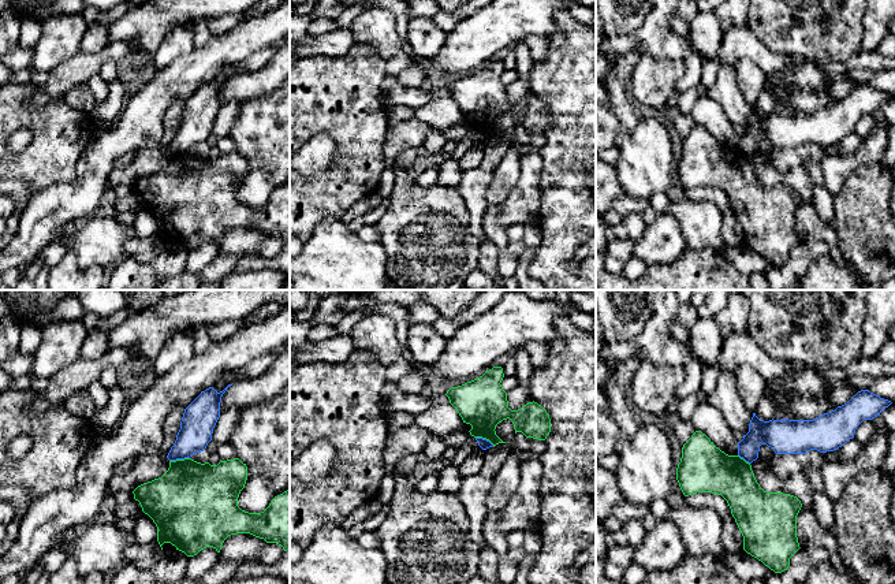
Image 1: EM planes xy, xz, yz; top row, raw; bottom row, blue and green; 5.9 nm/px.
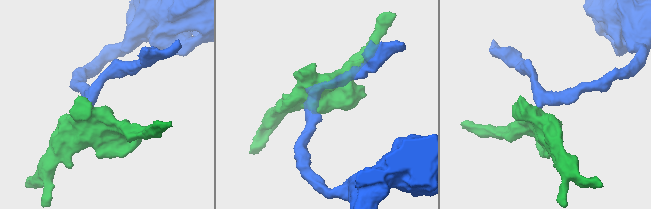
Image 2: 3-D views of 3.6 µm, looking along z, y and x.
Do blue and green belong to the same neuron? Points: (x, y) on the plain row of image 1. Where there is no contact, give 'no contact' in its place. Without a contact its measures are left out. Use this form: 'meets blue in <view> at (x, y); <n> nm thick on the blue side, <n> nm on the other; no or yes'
meets blue in xy at (179, 152); 200 nm thick on the blue side, 440 nm on the other; no

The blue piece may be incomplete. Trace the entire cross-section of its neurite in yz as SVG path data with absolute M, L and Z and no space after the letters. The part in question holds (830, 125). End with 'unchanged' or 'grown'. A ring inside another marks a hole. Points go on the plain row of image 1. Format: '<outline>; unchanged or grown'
M869 83L858 85L847 97L838 100L835 104L824 107L813 114L760 114L756 107L749 118L749 126L738 135L738 149L752 157L758 152L761 138L767 138L776 148L808 148L810 144L820 146L834 145L854 131L857 120L864 114L872 114L888 101L892 96L870 86Z; unchanged

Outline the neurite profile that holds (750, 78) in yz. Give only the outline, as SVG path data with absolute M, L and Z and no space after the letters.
M739 59L734 68L742 97L747 105L756 107L758 96L764 92L765 72L752 59Z

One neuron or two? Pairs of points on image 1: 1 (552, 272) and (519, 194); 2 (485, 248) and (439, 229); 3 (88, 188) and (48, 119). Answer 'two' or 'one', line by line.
1: two
2: two
3: two

